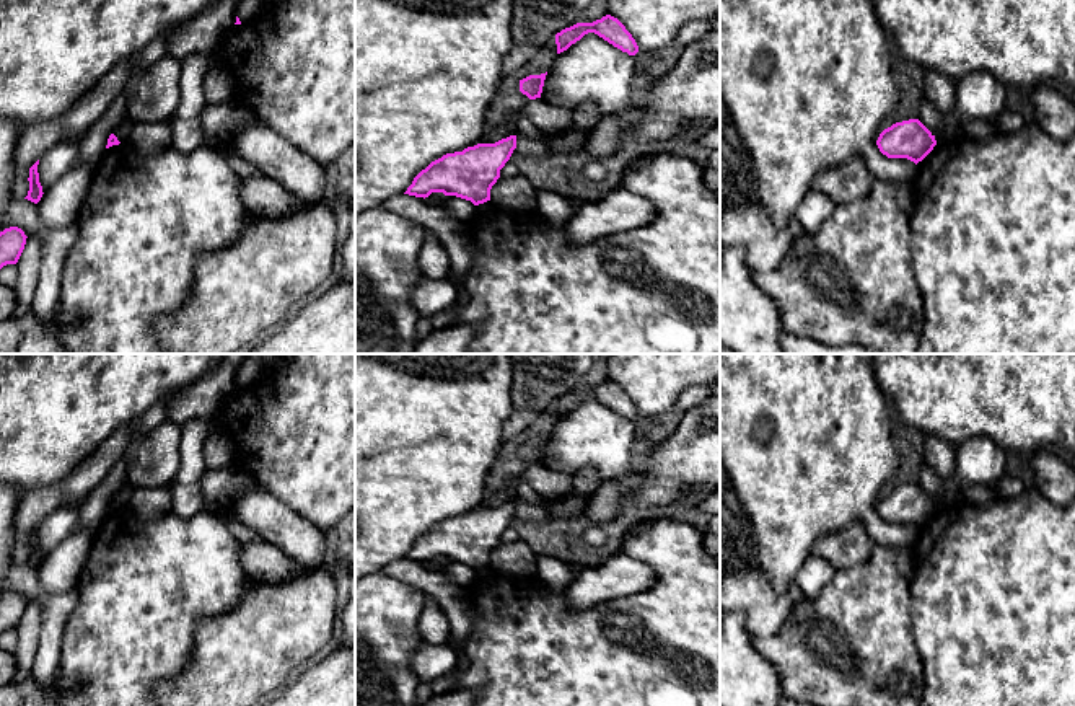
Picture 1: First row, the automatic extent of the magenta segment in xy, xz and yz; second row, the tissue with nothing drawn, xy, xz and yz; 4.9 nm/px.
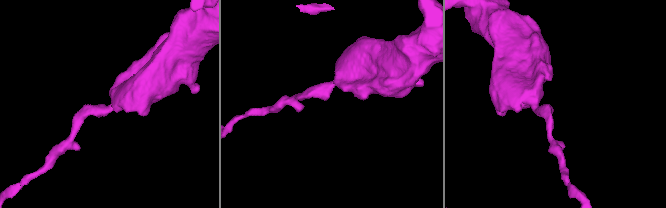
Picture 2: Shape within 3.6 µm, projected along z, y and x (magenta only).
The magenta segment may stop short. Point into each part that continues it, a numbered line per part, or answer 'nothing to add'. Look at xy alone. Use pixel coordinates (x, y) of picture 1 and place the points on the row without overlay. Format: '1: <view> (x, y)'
nothing to add

